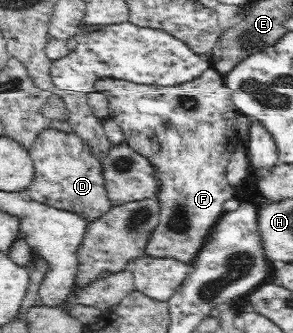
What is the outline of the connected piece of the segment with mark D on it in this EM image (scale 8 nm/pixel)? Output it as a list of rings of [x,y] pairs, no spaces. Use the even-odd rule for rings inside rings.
[[[53,128],[40,130],[28,151],[35,170],[34,179],[27,188],[31,201],[77,213],[88,221],[88,224],[104,216],[104,213],[108,213],[113,207],[105,187],[101,160],[94,157],[90,146],[74,131],[64,133]]]

